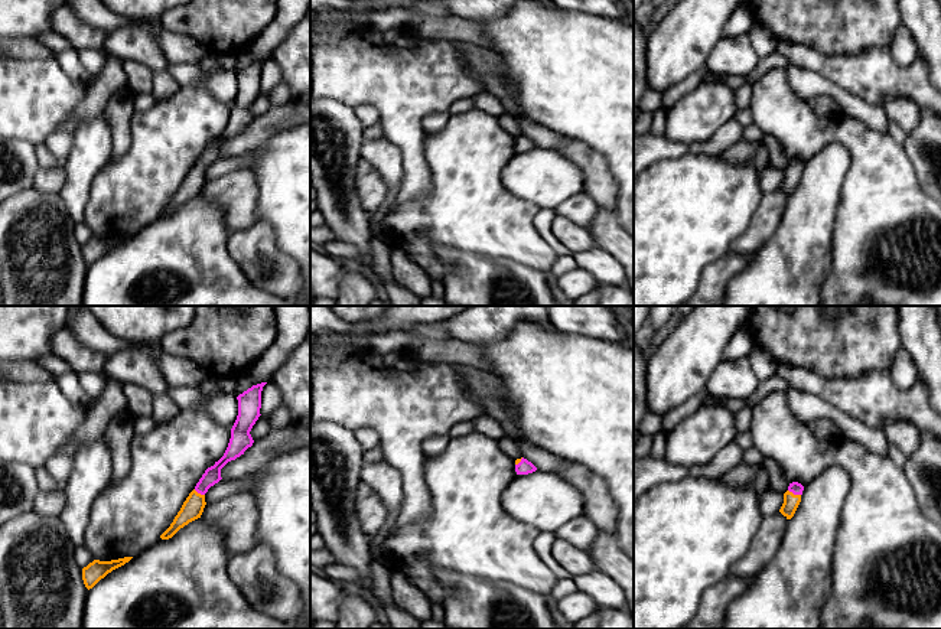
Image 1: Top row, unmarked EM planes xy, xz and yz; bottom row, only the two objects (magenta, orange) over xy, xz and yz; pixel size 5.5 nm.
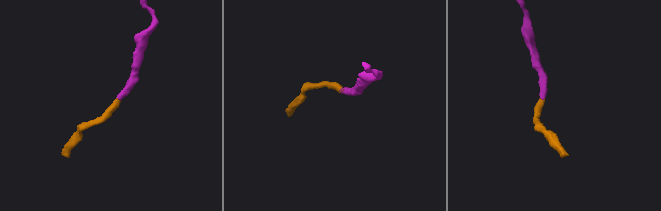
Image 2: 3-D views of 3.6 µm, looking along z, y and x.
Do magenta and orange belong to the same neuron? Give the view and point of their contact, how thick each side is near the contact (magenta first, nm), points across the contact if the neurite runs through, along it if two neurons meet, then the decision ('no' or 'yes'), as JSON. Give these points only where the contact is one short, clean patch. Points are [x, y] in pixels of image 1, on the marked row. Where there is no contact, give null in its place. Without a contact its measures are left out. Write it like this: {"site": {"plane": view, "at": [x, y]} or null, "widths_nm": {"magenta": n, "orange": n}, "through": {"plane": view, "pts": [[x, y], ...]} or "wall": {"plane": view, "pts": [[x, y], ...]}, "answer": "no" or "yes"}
{"site": {"plane": "yz", "at": [794, 494]}, "widths_nm": {"magenta": 70, "orange": 90}, "through": {"plane": "yz", "pts": [[795, 488], [794, 494], [791, 501]]}, "answer": "yes"}

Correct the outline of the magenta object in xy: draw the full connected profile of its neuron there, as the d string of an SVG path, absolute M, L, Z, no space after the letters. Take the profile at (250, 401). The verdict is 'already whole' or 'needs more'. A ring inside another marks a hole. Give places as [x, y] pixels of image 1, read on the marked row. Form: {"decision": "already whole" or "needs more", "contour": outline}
{"decision": "needs more", "contour": "M267 382L253 385L237 397L238 400L238 415L231 428L231 439L224 456L215 462L214 466L208 467L195 489L189 493L183 502L180 511L175 516L170 527L160 535L162 540L172 538L180 528L189 522L201 518L205 502L205 493L211 486L218 483L221 478L221 469L231 460L235 460L244 452L253 446L254 440L250 434L253 426L258 420L261 408L261 391Z"}

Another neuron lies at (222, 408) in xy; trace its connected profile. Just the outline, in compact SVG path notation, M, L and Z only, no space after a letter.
M169 387L167 394L179 410L203 408L218 424L232 427L238 415L238 400L234 394L208 397L196 387Z

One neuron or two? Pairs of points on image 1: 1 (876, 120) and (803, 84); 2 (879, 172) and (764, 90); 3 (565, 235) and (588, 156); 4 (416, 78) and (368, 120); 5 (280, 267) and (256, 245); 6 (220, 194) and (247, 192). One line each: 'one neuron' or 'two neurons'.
1: one neuron
2: one neuron
3: two neurons
4: two neurons
5: one neuron
6: one neuron

